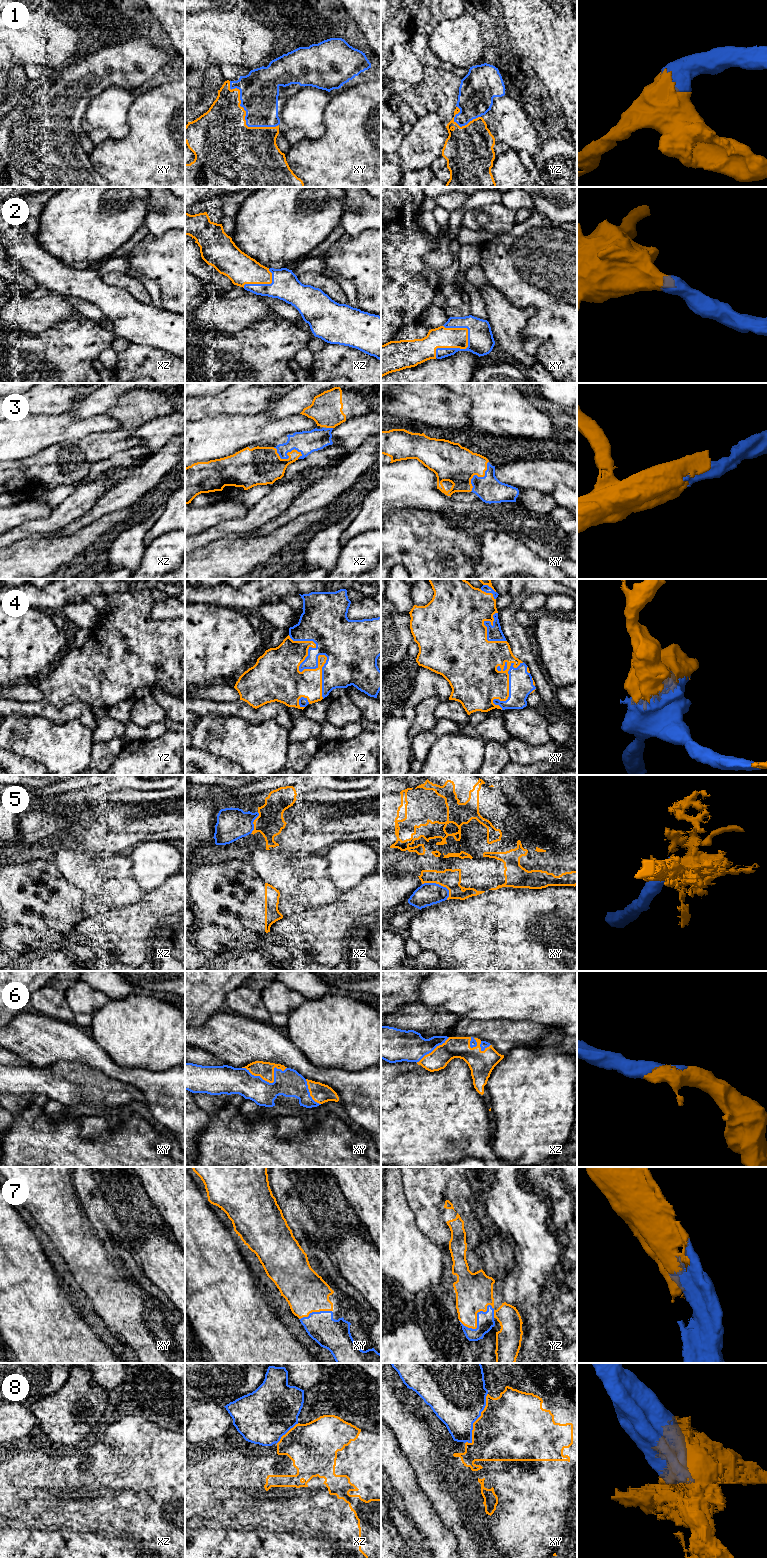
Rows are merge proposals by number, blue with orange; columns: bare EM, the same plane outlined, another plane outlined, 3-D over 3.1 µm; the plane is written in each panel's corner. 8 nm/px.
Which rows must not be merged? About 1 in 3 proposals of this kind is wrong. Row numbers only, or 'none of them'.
5

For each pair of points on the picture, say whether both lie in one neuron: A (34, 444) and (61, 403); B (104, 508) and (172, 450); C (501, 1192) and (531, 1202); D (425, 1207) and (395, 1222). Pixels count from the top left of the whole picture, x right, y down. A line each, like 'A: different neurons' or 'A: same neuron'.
A: different neurons
B: same neuron
C: same neuron
D: different neurons

